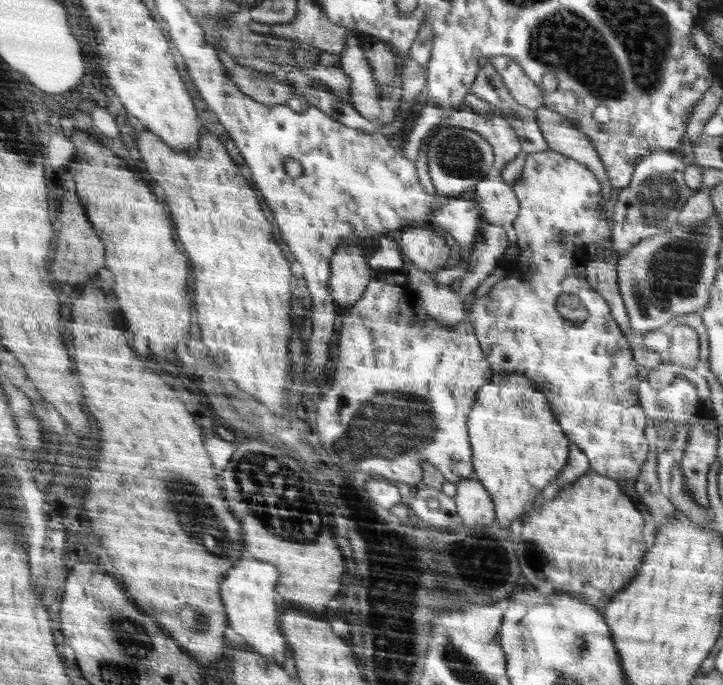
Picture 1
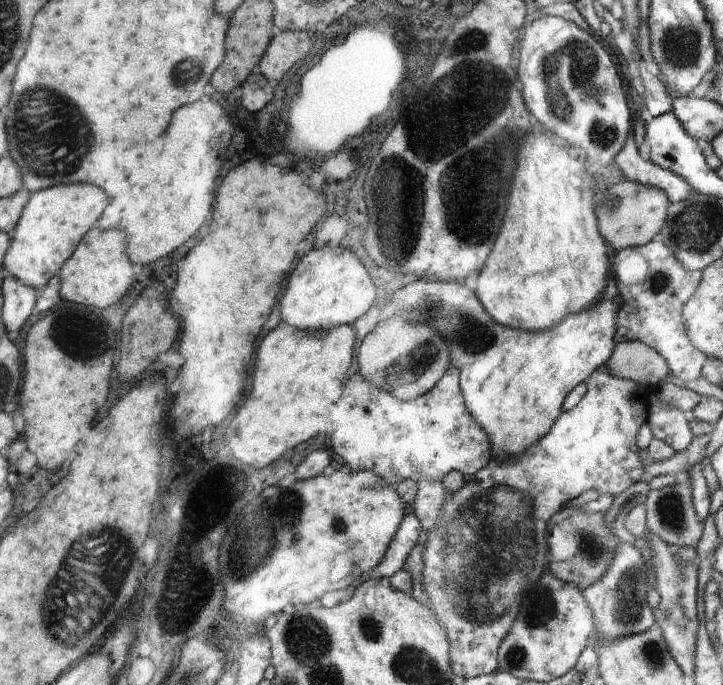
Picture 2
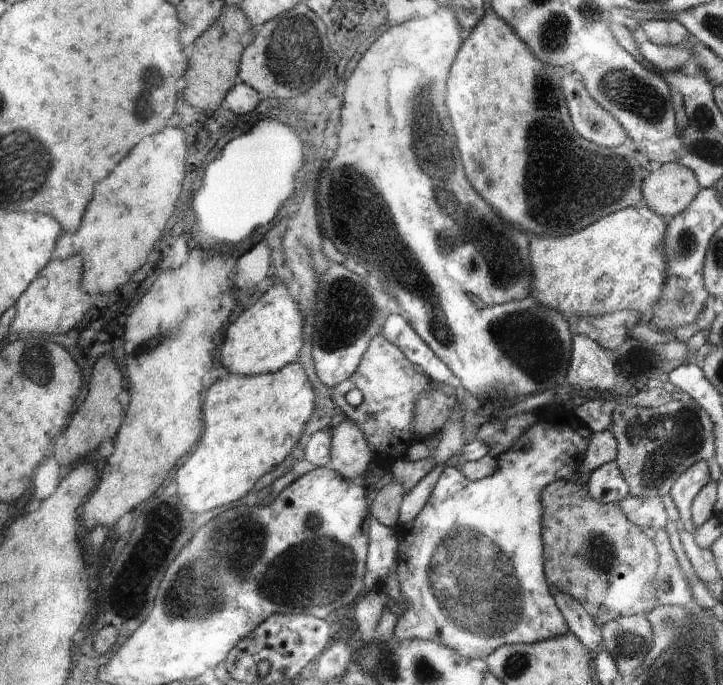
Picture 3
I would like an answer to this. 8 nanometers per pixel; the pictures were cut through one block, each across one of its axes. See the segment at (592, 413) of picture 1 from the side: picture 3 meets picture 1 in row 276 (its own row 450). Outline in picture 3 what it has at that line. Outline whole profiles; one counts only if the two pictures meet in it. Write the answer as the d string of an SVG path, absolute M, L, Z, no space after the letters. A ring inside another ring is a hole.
M564 398L563 404L552 404L540 406L534 414L534 426L528 428L514 445L500 456L498 460L498 468L494 470L492 476L482 478L476 481L469 480L460 470L453 467L444 467L439 480L436 482L428 502L414 520L399 524L395 531L396 540L398 540L398 584L402 594L406 596L406 604L408 610L398 618L396 622L395 632L393 633L393 644L404 644L406 640L428 640L434 641L436 644L446 646L446 648L454 649L461 657L466 660L478 658L485 660L488 656L493 655L498 648L503 645L510 644L536 644L544 640L556 638L556 636L566 635L569 632L569 626L565 622L565 616L558 608L557 602L552 596L552 588L546 581L544 573L543 555L544 546L542 542L542 504L540 504L540 492L544 490L548 484L554 483L559 479L574 479L576 482L580 479L578 468L584 461L584 454L588 449L589 438L592 431L576 416L574 410L576 404L568 398Z

